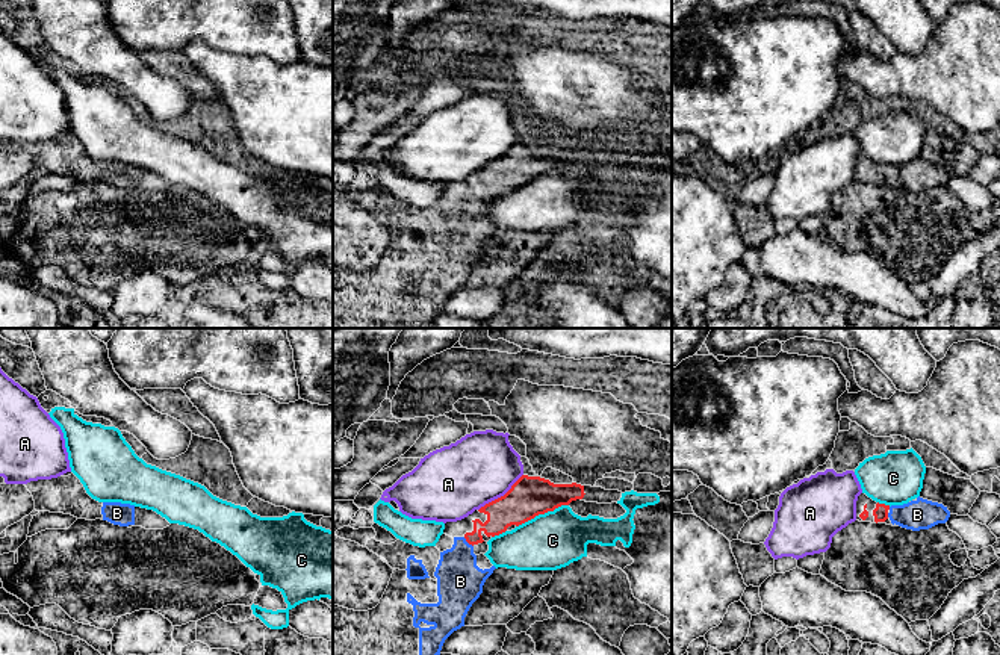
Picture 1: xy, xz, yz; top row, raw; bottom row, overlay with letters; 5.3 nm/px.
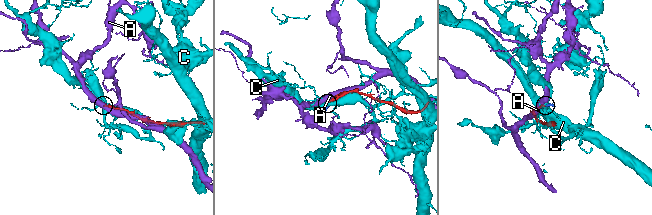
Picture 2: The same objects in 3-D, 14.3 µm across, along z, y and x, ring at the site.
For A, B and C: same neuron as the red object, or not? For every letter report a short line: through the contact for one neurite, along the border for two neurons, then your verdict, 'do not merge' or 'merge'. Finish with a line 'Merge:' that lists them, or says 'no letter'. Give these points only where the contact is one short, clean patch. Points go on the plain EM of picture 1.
A: do not merge
B: merge
C: do not merge
Merge: B

